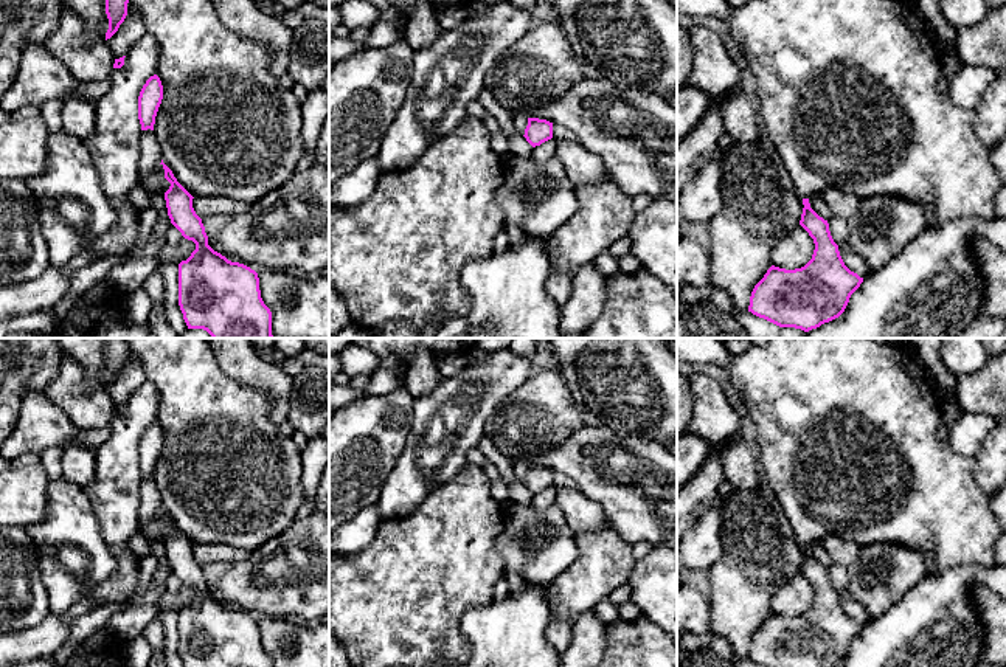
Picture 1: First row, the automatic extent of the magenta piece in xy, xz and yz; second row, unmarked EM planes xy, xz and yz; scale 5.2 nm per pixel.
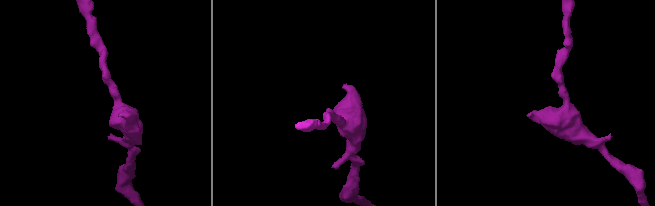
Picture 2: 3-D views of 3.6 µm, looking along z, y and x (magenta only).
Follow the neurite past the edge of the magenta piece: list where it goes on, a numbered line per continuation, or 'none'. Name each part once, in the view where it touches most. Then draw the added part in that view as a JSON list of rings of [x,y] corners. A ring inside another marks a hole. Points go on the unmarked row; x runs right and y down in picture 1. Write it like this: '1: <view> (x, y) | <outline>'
none

